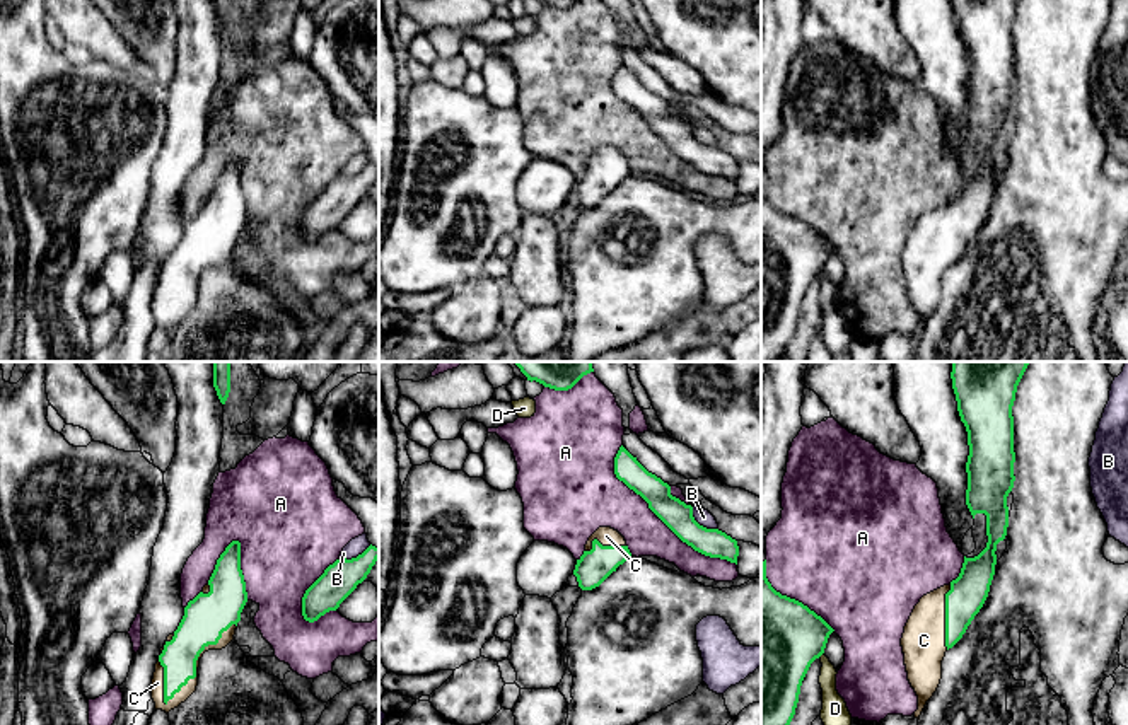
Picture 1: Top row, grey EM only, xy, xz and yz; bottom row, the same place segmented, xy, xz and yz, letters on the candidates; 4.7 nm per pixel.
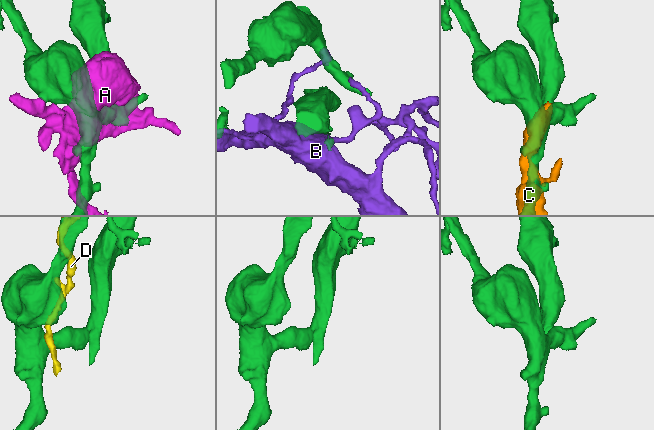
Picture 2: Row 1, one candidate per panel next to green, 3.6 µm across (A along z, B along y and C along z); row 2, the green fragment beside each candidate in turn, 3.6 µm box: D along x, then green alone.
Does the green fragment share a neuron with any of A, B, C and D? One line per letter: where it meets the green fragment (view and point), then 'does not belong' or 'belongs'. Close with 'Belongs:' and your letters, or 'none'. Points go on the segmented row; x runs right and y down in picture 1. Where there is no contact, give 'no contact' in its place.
A: xz (659, 517) | does not belong
B: xz (698, 524) | does not belong
C: xy (197, 659) | belongs
D: yz (819, 655) | does not belong
Belongs: C

